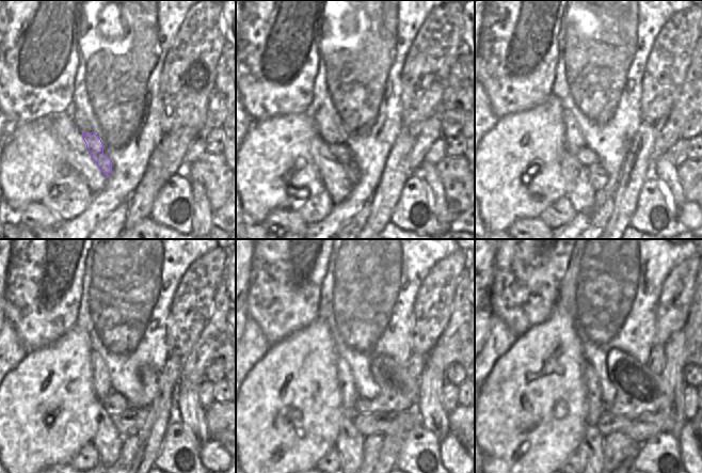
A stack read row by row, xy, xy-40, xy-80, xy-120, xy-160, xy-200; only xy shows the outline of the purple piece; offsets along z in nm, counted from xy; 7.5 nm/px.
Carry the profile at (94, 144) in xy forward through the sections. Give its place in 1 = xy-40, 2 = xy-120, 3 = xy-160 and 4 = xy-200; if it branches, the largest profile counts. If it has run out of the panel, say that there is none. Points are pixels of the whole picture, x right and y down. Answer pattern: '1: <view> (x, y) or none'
1: xy-40 (341, 152)
2: xy-120 (128, 421)
3: xy-160 (398, 424)
4: xy-200 (641, 428)

